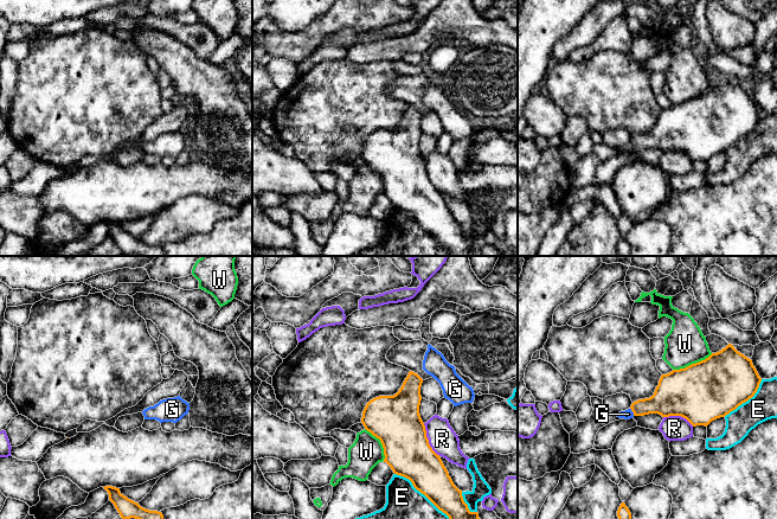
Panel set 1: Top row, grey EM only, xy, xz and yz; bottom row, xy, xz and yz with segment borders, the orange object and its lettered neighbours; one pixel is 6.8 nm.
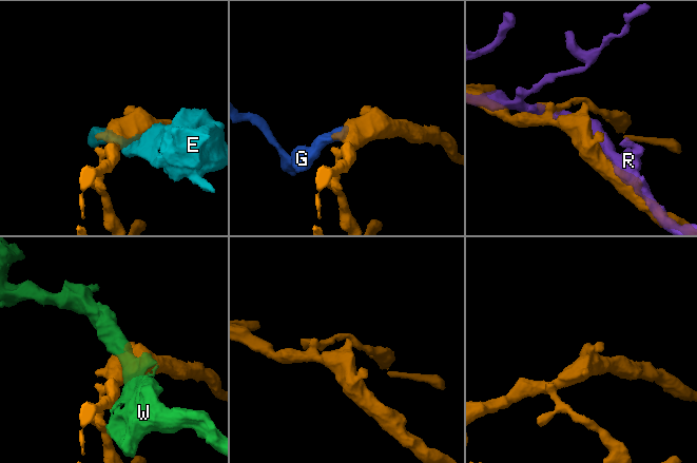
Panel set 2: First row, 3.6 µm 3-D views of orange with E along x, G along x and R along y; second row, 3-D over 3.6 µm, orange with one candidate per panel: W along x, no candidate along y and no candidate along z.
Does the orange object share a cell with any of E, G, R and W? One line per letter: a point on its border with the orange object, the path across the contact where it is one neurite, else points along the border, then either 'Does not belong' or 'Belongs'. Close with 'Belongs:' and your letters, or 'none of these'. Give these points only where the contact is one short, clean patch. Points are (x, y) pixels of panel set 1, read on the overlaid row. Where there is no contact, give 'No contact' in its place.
E: Touches orange at xz (422, 493). Does not belong
G: Touches orange at yz (631, 410). Path across: yz (667, 401), (631, 410), (628, 414). Belongs
R: Touches orange at xz (428, 440). Does not belong
W: Touches orange at yz (692, 364). Does not belong
Belongs: G

